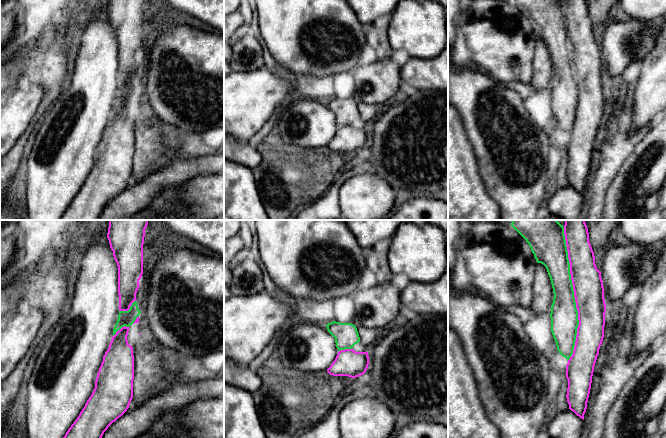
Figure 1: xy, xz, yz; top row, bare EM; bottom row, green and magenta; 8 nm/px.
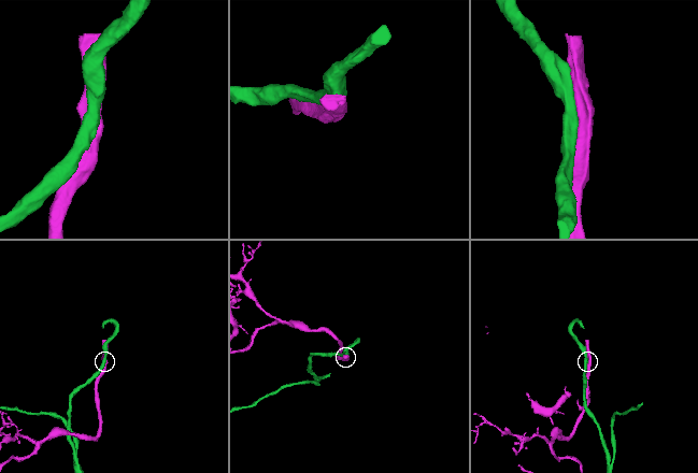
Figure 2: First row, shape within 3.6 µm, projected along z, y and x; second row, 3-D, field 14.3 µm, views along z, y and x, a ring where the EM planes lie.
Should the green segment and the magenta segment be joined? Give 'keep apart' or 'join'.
join

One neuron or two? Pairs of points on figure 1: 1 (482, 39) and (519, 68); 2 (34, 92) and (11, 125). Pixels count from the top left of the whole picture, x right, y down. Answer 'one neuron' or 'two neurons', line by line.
1: one neuron
2: one neuron

